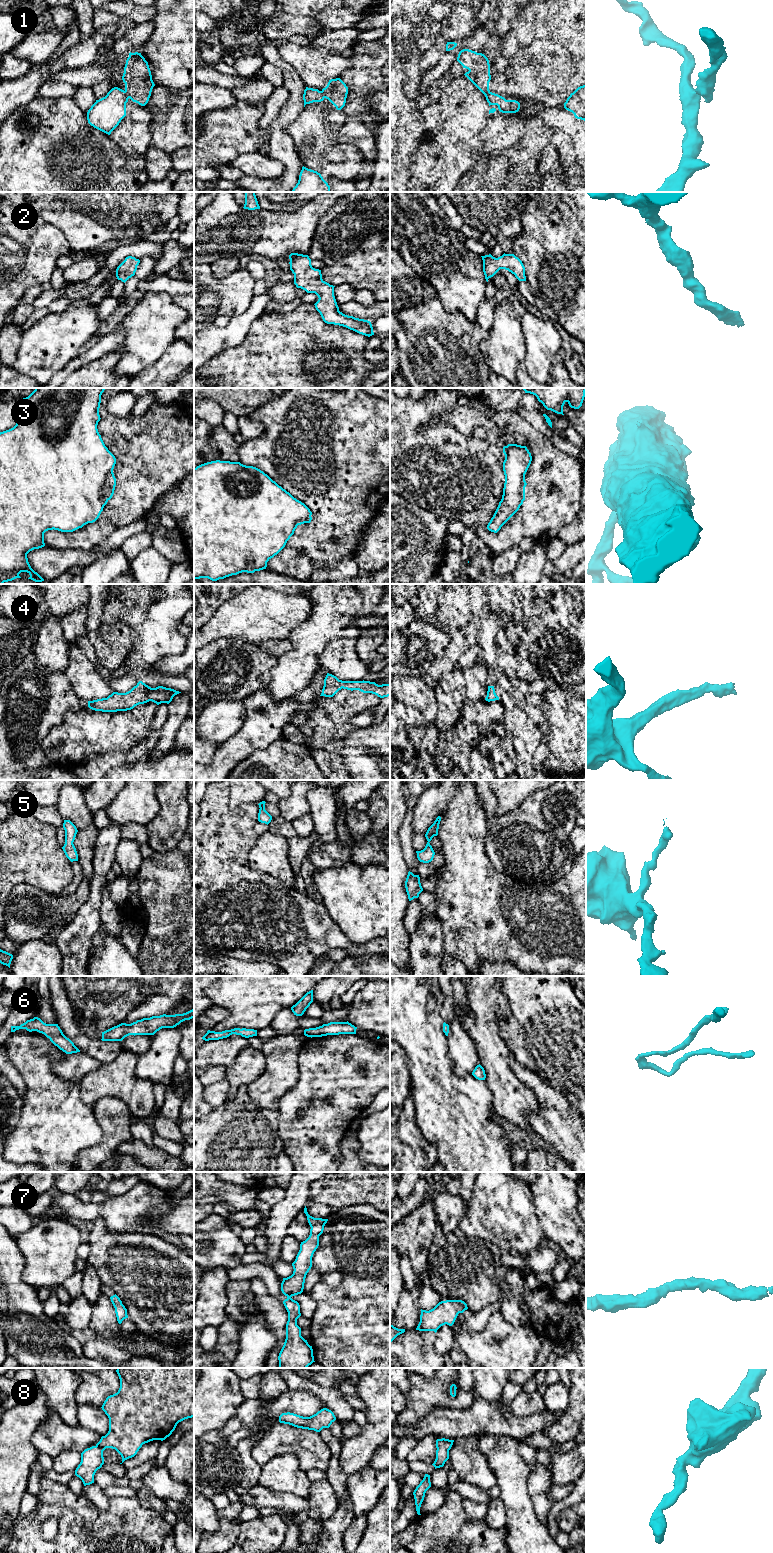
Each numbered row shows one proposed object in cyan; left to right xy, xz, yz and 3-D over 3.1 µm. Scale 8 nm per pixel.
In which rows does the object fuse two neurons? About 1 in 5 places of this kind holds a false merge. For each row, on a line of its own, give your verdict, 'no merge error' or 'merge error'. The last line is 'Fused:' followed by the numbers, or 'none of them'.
1: merge error
2: no merge error
3: merge error
4: no merge error
5: no merge error
6: no merge error
7: no merge error
8: no merge error
Fused: 1, 3

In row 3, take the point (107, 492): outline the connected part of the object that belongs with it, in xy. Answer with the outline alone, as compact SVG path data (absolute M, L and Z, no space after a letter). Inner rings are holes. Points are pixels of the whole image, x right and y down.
M112 471L109 474L109 478L101 491L101 499L103 501L103 507L112 498L112 496L114 494L115 486L116 486L116 478L115 478L114 473Z

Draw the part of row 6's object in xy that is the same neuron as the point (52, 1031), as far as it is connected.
M34 1017L20 1026L11 1026L11 1032L19 1029L26 1029L29 1032L37 1031L44 1034L55 1046L66 1054L80 1052L74 1043L63 1034L58 1024L46 1024L40 1018Z

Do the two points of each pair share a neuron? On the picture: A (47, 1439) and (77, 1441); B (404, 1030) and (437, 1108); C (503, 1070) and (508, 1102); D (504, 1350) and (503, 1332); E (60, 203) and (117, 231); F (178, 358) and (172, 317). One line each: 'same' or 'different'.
A: same
B: same
C: same
D: same
E: same
F: different

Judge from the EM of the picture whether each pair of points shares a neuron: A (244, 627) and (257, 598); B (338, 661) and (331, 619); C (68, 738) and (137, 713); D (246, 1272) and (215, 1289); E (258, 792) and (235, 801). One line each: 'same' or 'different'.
A: same
B: different
C: same
D: different
E: same

